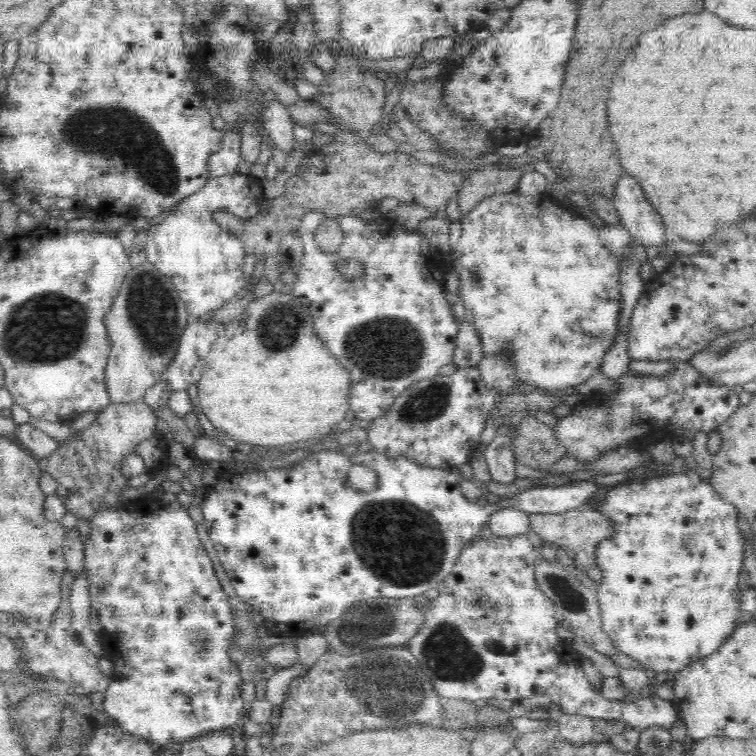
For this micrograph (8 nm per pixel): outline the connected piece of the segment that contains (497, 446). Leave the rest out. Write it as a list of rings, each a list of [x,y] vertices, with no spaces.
[[[509,420],[497,427],[493,440],[487,445],[484,453],[491,480],[500,484],[510,484],[516,480],[514,473],[514,453],[512,453],[513,441],[507,436]]]

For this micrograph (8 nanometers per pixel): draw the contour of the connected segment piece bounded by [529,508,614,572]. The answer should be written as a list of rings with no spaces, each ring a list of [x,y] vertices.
[[[588,508],[574,509],[560,514],[535,514],[530,517],[529,530],[535,532],[542,542],[552,542],[567,554],[572,553],[575,569],[586,572],[596,566],[596,547],[613,532],[613,522],[601,512]]]

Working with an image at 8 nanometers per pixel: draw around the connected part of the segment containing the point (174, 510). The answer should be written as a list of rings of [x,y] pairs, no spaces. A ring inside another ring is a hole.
[[[178,501],[160,504],[160,508],[138,507],[137,509],[143,509],[144,512],[136,512],[136,508],[126,508],[124,504],[96,512],[96,516],[92,516],[89,522],[91,533],[84,539],[85,570],[89,581],[91,606],[99,612],[100,624],[104,627],[104,645],[114,666],[110,684],[104,693],[104,711],[127,732],[148,740],[155,747],[197,740],[212,731],[227,729],[236,731],[239,723],[245,719],[248,709],[248,705],[244,704],[241,698],[240,685],[243,682],[238,666],[228,657],[228,648],[232,638],[236,636],[237,628],[234,630],[234,622],[237,624],[237,618],[232,620],[234,612],[230,608],[228,596],[222,592],[222,586],[214,574],[212,560],[208,558],[206,549],[198,539],[196,523]]]

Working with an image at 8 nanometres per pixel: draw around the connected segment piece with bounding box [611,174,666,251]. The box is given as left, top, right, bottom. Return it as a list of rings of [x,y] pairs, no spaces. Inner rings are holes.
[[[624,174],[618,180],[611,199],[621,224],[635,244],[641,244],[648,251],[665,244],[666,228],[632,176]]]

